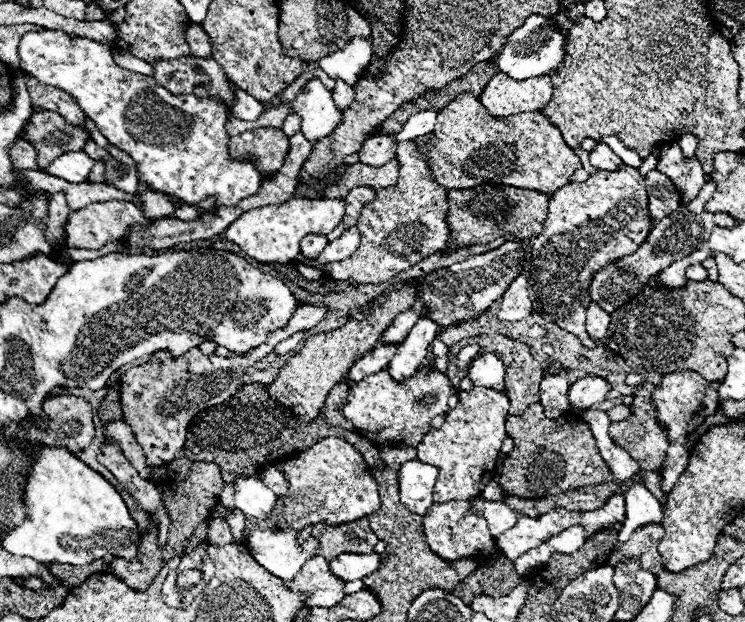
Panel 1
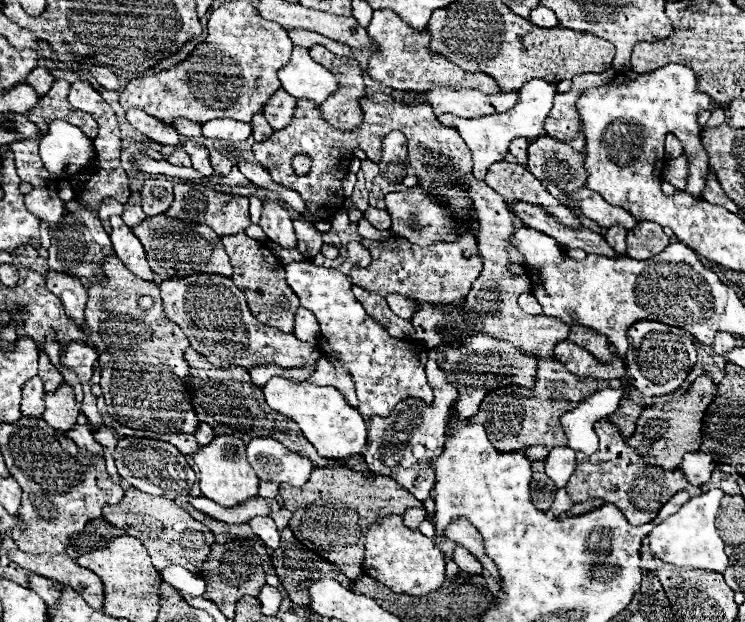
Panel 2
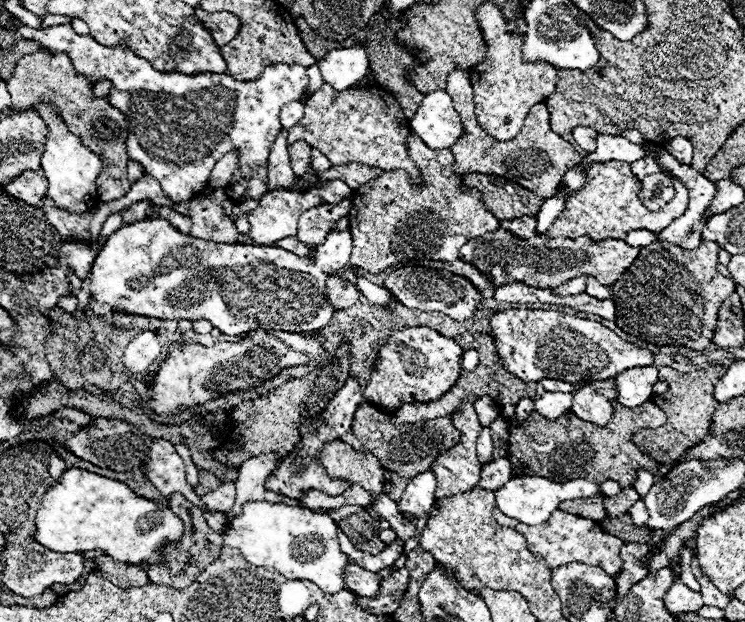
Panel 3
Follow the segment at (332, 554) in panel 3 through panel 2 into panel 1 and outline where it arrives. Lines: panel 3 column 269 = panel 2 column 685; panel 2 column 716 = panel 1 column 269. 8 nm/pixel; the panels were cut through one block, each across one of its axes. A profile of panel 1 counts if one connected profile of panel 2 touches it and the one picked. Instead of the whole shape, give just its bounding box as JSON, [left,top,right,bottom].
[234,474,318,580]

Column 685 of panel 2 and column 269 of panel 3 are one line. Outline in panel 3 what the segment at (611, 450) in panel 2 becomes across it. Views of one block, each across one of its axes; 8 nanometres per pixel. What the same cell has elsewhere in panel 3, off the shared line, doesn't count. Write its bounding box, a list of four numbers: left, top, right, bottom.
[266,380,362,498]

